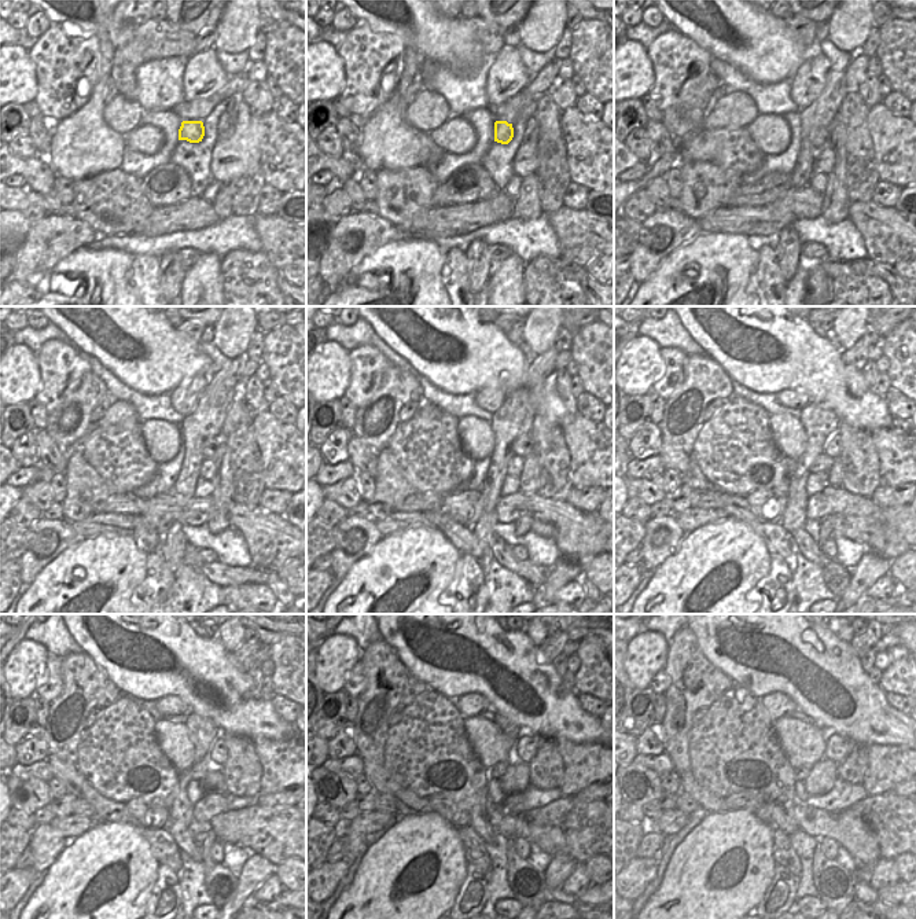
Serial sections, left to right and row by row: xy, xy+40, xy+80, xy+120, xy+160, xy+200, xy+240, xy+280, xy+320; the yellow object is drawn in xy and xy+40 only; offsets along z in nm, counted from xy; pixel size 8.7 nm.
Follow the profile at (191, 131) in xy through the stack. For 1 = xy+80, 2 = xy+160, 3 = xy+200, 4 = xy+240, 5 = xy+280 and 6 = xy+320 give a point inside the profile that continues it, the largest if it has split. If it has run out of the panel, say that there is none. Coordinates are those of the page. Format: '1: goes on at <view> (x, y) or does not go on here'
1: goes on at xy+80 (820, 138)
2: goes on at xy+160 (522, 447)
3: goes on at xy+200 (832, 448)
4: goes on at xy+240 (217, 753)
5: goes on at xy+280 (525, 747)
6: goes on at xy+320 (838, 747)

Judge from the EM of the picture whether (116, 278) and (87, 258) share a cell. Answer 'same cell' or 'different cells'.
same cell

